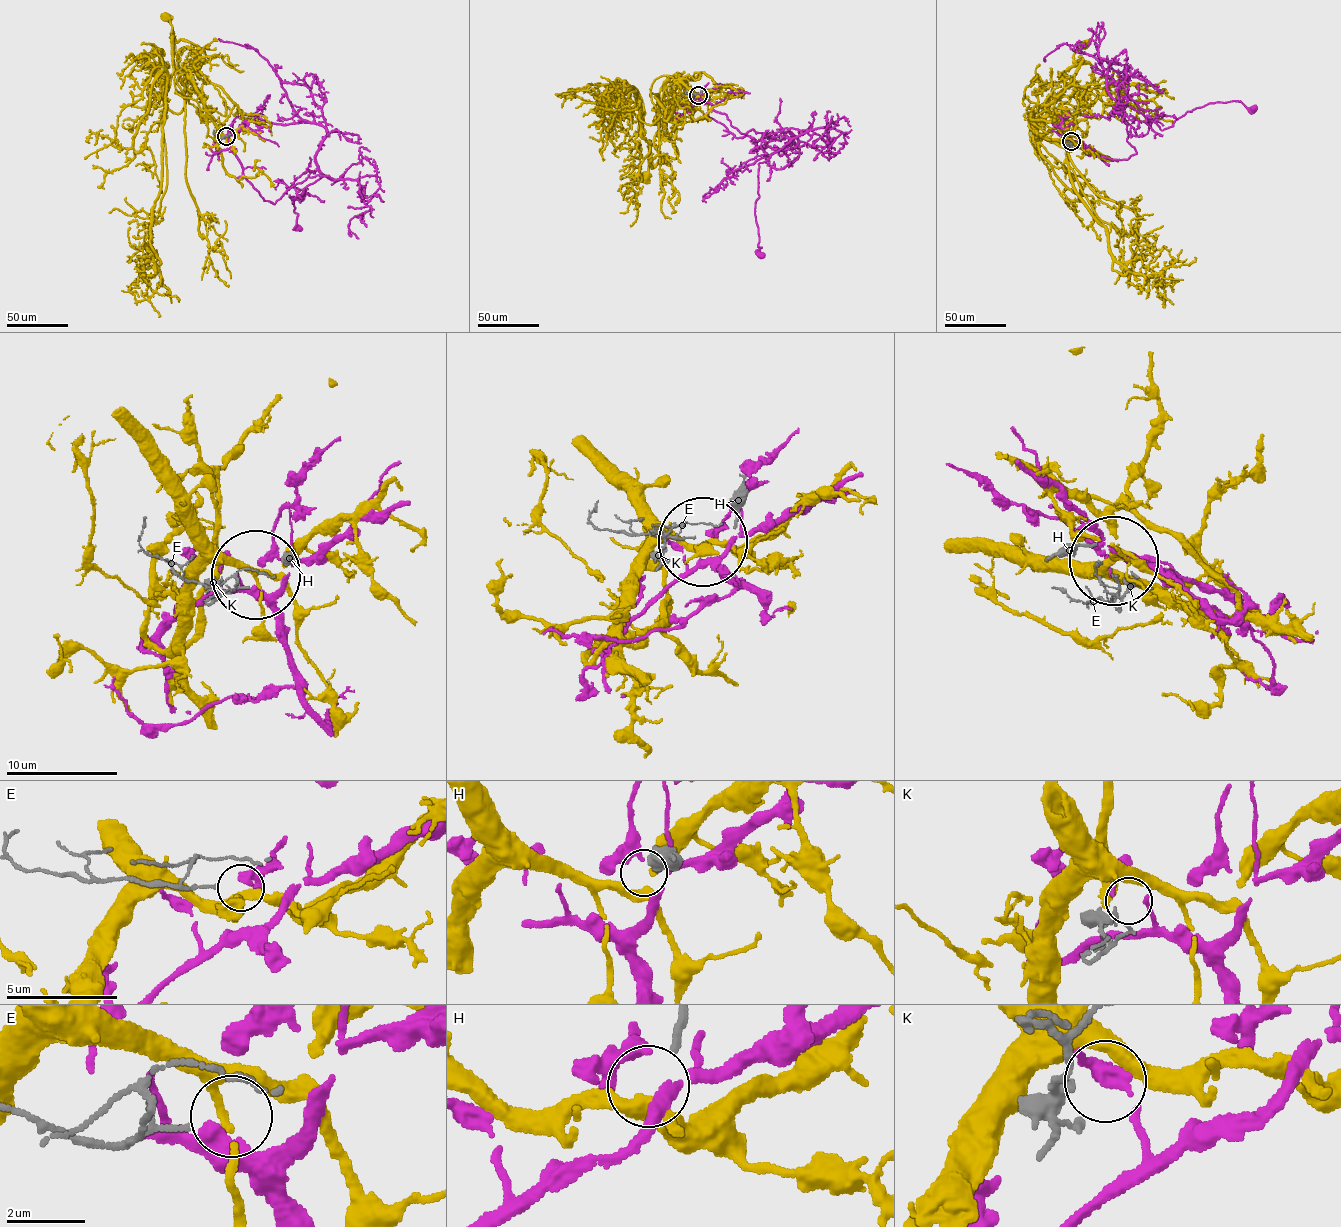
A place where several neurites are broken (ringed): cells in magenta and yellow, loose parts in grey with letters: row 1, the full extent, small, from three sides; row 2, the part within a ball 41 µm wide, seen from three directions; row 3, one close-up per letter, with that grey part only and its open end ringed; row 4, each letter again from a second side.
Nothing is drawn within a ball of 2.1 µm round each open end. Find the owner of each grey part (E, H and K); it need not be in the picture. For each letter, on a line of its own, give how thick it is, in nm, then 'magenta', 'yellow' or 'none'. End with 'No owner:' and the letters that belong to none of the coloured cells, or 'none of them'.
E: calibre 90 nm; none
H: calibre 190 nm; yellow
K: calibre 280 nm; none
No owner: E, K

